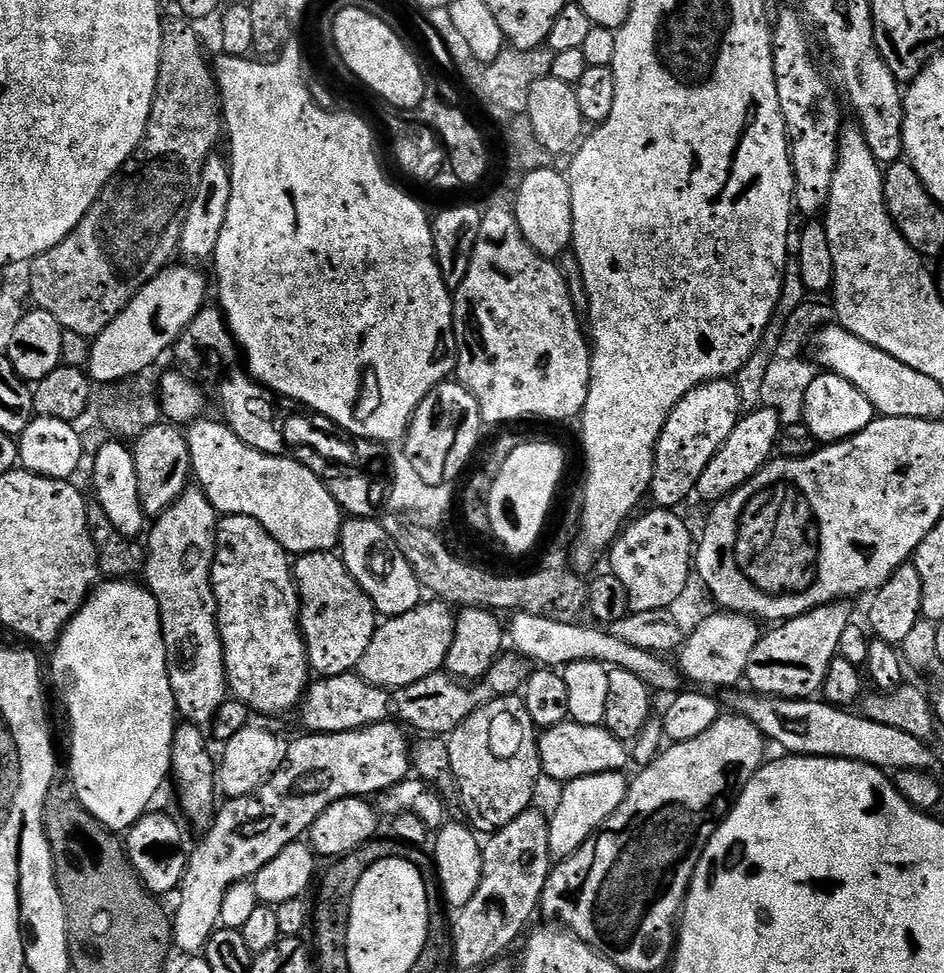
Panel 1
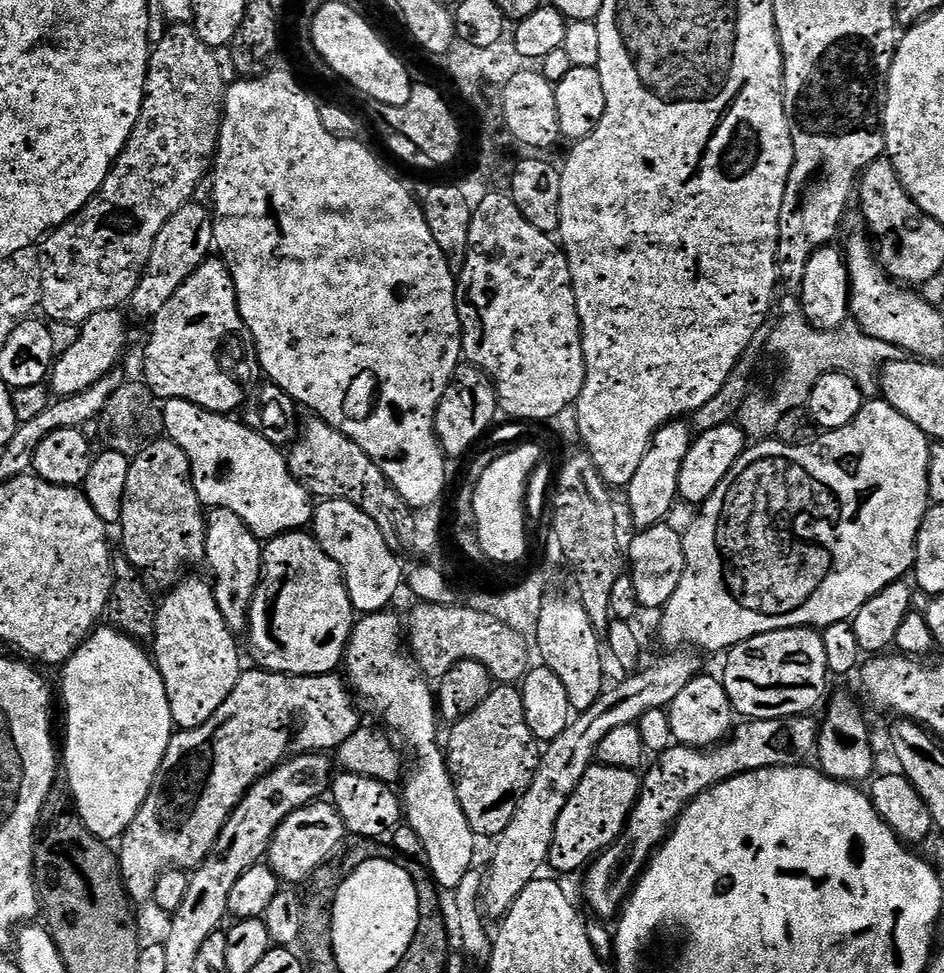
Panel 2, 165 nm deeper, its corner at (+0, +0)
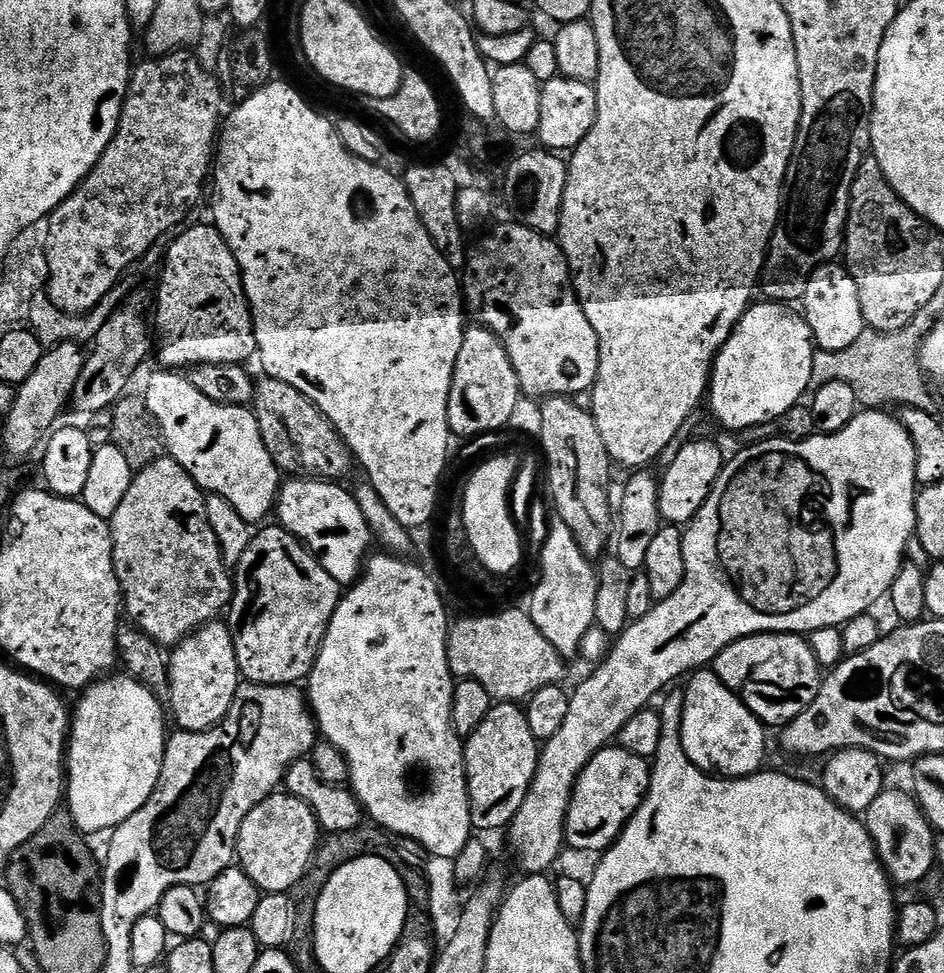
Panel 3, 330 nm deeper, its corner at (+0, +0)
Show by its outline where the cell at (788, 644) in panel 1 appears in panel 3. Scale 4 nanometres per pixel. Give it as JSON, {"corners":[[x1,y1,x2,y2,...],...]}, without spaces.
{"corners":[[787,632,747,636,745,640,726,646,716,655,714,671,720,681,768,726,783,726,798,718,798,714,818,698,822,683,820,663,814,658,814,650,810,650,807,639]]}

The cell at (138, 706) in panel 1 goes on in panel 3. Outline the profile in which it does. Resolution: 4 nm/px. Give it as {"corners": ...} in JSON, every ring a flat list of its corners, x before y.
{"corners":[[127,674,109,675,107,678,101,678,95,684,83,689,80,705,77,706,76,712,74,708,74,719,70,724,70,743,66,748,66,808,71,812,72,820,76,823,76,827,81,833,88,832,104,832,116,828,122,822,126,822,126,818,130,818,130,814,138,814,138,810,142,810,142,806,146,806,146,798,150,798,150,794,154,794,154,786,158,786,158,778,162,770,162,762,164,761,164,745,166,743,166,731,164,732,164,716,166,720,166,712,162,709,161,701,154,698,154,694,150,694,150,690,146,690,146,686,142,686,133,676]]}

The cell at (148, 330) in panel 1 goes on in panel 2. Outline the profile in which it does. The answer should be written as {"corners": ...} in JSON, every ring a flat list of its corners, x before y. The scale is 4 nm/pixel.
{"corners":[[120,310,94,314,85,324,79,325,78,342,74,342,70,350,59,353,52,365,50,388,55,395,57,392,57,397,77,396,117,367,116,363,128,344,128,328,124,325,124,314]]}

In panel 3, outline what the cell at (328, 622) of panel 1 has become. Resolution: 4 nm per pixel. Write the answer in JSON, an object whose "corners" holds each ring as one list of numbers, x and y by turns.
{"corners":[[263,528,253,535,246,554,234,566,232,603,226,612,226,623,234,638,241,677,247,683,296,686,307,681,312,672,342,586,322,570,316,555,285,528]]}

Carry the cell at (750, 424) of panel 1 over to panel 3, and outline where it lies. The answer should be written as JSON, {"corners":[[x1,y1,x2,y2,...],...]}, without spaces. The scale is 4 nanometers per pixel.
{"corners":[[692,438,680,449,675,449,676,457,668,464,664,476,659,477,660,493,658,494,658,510,660,519,668,526,687,526,696,517,698,510,710,498,713,486,718,482,720,472,726,463,726,455,712,440]]}

